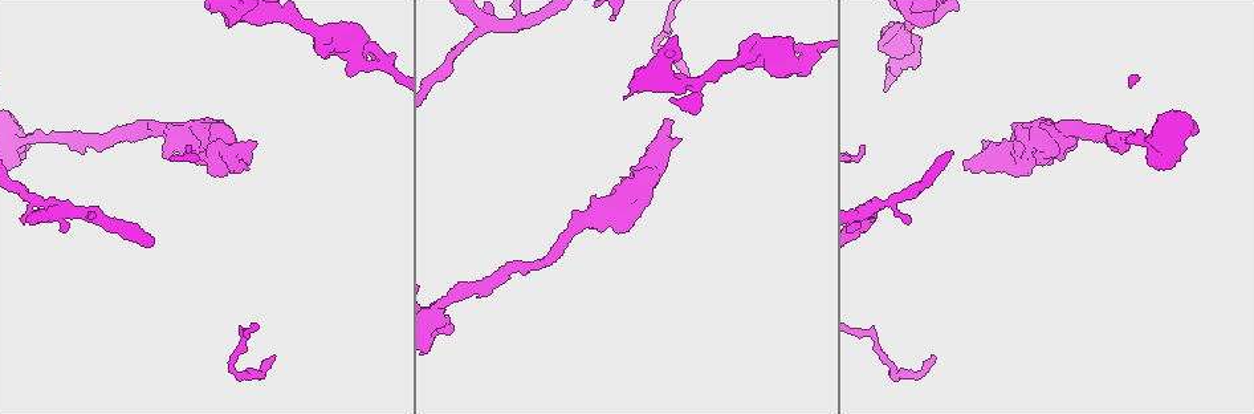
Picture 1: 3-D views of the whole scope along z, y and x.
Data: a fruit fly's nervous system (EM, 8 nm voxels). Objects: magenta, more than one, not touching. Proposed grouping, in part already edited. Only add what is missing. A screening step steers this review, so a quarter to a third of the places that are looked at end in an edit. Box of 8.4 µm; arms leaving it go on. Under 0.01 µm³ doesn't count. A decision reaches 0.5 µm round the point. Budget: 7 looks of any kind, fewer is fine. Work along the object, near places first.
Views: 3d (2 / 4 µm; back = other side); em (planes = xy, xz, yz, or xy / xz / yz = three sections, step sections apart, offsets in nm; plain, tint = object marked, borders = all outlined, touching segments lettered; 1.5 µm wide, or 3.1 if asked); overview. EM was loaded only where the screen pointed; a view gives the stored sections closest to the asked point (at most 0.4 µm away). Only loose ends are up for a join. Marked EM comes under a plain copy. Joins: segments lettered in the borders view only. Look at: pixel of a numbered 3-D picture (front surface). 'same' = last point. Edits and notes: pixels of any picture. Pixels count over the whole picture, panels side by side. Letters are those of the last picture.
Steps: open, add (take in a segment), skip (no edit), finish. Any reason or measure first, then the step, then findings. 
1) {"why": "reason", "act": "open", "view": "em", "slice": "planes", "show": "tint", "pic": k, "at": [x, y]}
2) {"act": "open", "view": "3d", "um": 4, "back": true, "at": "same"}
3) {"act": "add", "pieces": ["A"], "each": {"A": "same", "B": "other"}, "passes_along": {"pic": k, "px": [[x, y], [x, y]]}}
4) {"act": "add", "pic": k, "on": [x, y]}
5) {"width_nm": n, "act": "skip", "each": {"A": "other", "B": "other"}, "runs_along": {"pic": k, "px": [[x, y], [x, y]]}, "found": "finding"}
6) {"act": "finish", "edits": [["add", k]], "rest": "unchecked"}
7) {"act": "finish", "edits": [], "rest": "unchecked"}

{"why": "branch stops here", "act": "open", "view": "em", "slice": "planes", "show": "borders", "pic": 1, "at": [442, 333]}

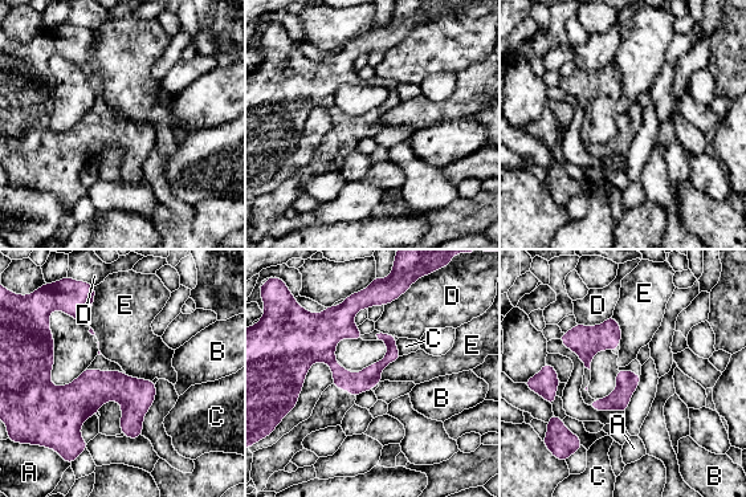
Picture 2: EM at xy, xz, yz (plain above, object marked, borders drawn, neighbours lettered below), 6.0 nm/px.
{"act": "skip", "each": {"A": "other", "B": "other", "C": "other", "D": "other", "E": "other"}, "border": {"pic": 2, "px": [[96, 289], [88, 324]]}, "found": "none of them fits"}

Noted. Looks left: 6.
{"why": "free end", "act": "open", "view": "3d", "um": 2, "pic": 1, "at": [21, 220]}

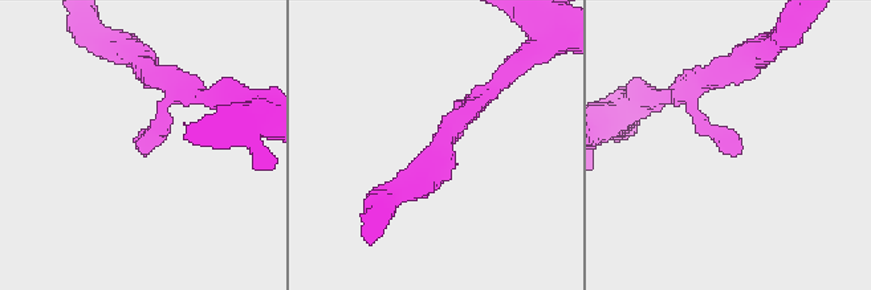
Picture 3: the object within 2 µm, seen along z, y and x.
{"act": "open", "view": "em", "slice": "planes", "show": "borders", "pic": 3, "at": [137, 148]}

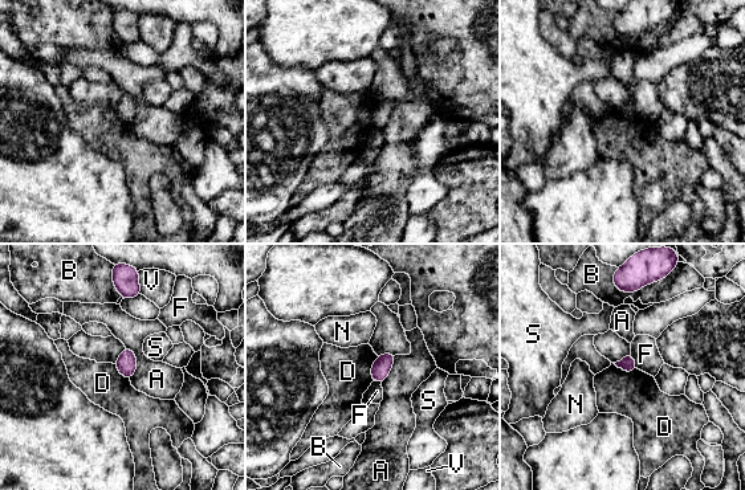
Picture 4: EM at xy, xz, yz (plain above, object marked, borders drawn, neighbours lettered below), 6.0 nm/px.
{"act": "skip", "each": {"A": "other", "B": "other", "D": "other", "F": "other", "N": "other", "S": "other", "V": "other"}, "found": "none of them fits"}

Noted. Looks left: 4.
{"why": "free end", "act": "open", "view": "em", "slice": "planes", "show": "borders", "pic": 1, "at": [917, 64]}

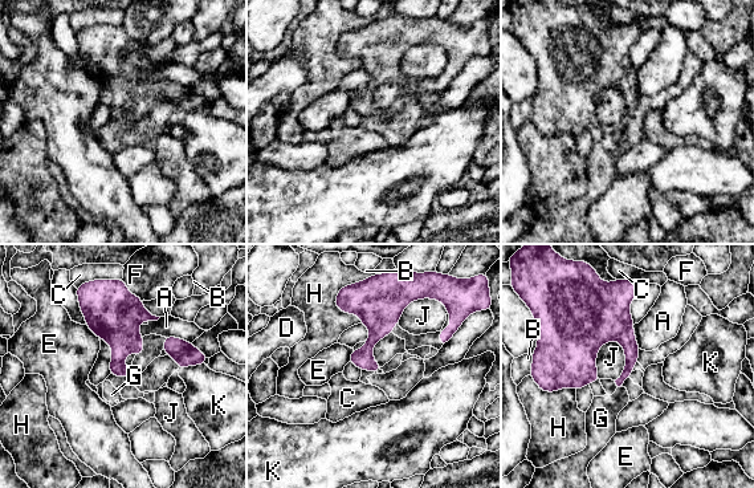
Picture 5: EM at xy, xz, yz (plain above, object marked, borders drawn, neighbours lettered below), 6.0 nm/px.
{"act": "skip", "each": {"A": "other", "B": "other", "C": "other", "D": "other", "E": "other", "F": "other", "G": "other", "H": "other", "J": "other", "K": "other"}, "border": {"pic": 5, "px": [[610, 340], [624, 352], [615, 381]]}, "found": "none of them fits"}

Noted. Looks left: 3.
{"act": "finish", "edits": [], "rest": "unchecked"}

